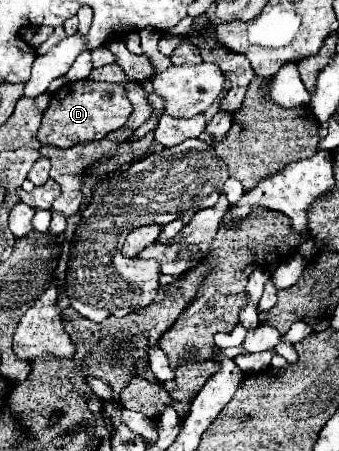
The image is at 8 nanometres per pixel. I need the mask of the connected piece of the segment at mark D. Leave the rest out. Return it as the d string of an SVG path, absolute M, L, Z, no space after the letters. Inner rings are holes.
M79 81L67 83L59 89L59 93L51 95L51 103L43 113L43 123L39 129L39 143L53 145L59 149L69 149L77 143L99 141L107 133L125 125L133 111L131 101L127 99L125 85L119 83L95 83L95 81Z

